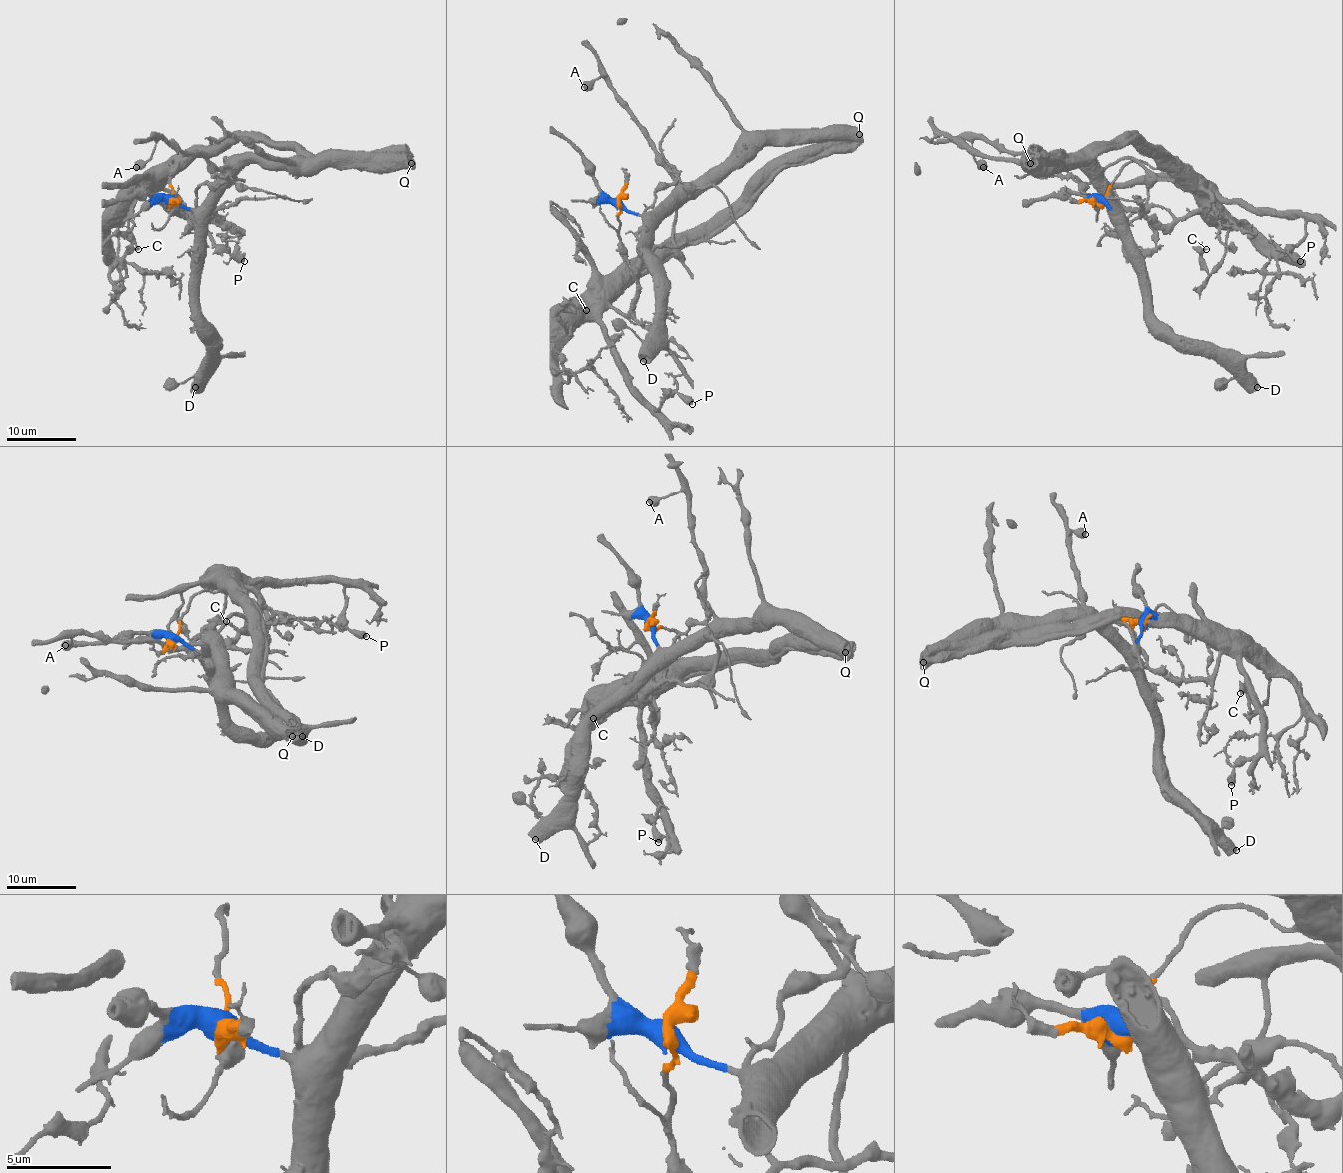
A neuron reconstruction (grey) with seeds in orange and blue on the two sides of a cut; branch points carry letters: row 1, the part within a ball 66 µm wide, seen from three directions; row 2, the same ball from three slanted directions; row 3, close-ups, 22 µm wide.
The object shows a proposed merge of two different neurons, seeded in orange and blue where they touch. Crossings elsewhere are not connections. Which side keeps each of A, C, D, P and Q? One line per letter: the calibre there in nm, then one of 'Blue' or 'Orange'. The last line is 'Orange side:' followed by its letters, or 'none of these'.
A: Thickness 700 nm. Blue
C: Thickness 190 nm. Orange
D: Thickness 550 nm. Blue
P: Thickness 550 nm. Orange
Q: Thickness 280 nm. Blue
Orange side: C, P

